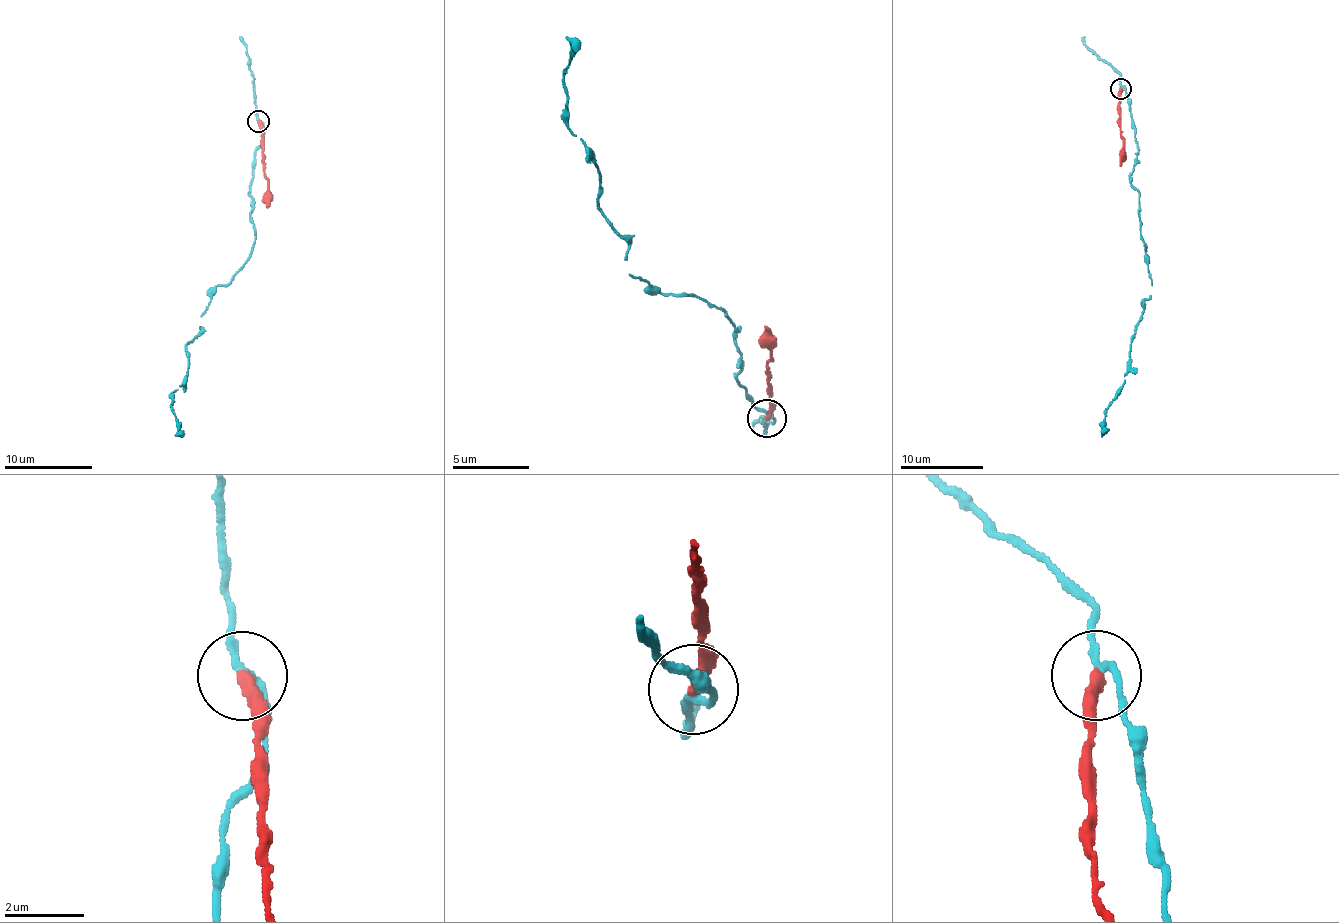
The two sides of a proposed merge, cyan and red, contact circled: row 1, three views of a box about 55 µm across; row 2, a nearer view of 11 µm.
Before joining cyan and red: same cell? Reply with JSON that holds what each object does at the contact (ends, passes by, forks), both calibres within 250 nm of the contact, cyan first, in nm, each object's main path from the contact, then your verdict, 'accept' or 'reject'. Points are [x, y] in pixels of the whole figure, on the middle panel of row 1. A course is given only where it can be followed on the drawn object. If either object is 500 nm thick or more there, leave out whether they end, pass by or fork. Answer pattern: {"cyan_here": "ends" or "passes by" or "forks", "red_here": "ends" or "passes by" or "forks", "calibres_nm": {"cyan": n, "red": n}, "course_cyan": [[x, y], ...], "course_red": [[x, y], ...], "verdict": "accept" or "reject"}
{"cyan_here": "passes by", "red_here": "ends", "calibres_nm": {"cyan": 160, "red": 320}, "course_cyan": [[766, 421], [741, 386], [732, 320], [630, 275], [592, 154], [567, 125], [576, 40]], "course_red": [[766, 418], [764, 363], [770, 361], [765, 325]], "verdict": "reject"}

